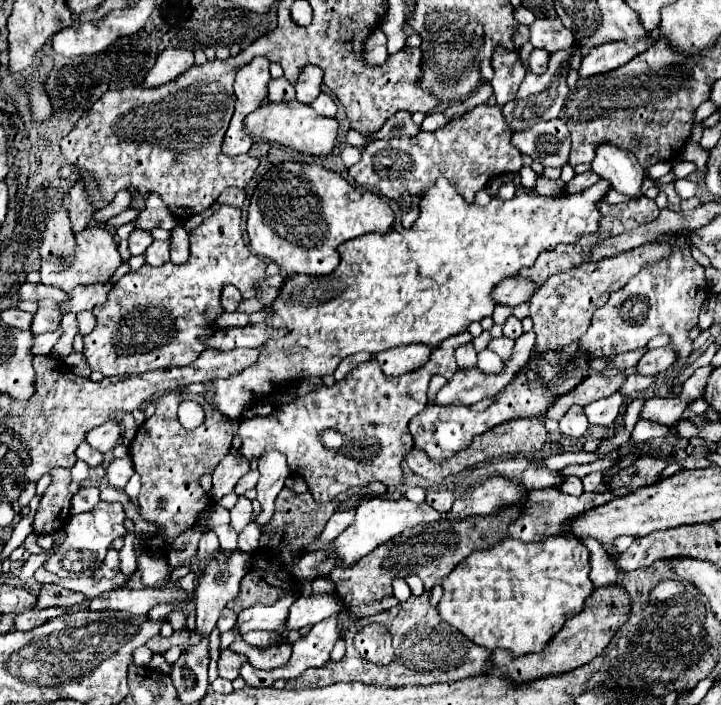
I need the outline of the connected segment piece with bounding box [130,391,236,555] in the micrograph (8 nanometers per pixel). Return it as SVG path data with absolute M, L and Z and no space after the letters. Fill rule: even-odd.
M170 391L156 399L156 407L156 413L144 421L144 425L132 439L130 457L134 461L136 473L140 473L142 477L142 489L138 495L142 517L158 527L158 533L146 537L144 547L150 555L164 555L182 531L192 529L196 525L202 511L214 507L212 497L200 487L198 479L200 475L210 473L210 469L214 469L228 453L236 427L202 395L182 395ZM184 399L194 399L206 413L204 423L194 431L188 431L178 423L176 409Z

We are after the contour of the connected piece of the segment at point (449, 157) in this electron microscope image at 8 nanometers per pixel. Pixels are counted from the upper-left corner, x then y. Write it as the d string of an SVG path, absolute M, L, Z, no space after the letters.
M478 105L462 117L448 121L434 133L418 133L414 137L380 139L362 149L362 159L348 169L350 177L362 187L380 191L384 197L396 203L404 201L404 191L412 195L412 207L402 211L402 225L410 229L420 215L418 195L432 187L438 177L446 177L466 203L474 201L474 195L482 191L488 179L500 173L518 173L522 167L522 153L510 143L512 129L502 117L500 107Z

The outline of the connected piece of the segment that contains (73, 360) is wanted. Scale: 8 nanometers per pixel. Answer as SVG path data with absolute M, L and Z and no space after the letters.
M73 350L64 361L68 367L72 369L72 372L75 375L80 375L81 377L90 377L92 370L86 364L82 353L78 353Z

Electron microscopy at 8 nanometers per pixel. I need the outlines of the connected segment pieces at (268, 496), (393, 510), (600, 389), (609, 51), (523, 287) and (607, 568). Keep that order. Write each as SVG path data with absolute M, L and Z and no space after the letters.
M266 451L258 459L258 471L260 471L260 479L256 485L258 491L256 499L262 505L258 525L264 525L274 513L274 499L282 491L284 481L290 475L290 469L286 465L286 455L282 451Z
M368 499L368 501L362 501L356 509L356 519L354 523L336 537L336 549L334 549L334 555L328 563L324 563L320 567L320 573L330 573L336 559L340 557L342 559L342 565L352 565L352 561L358 561L360 557L368 555L370 551L374 551L380 543L384 541L390 541L392 537L400 535L404 529L410 529L410 527L416 527L420 523L432 523L440 517L440 513L436 509L432 509L426 501L424 503L412 503L408 499L398 499L398 501L390 501L390 499Z
M604 371L600 375L590 375L588 379L584 379L578 387L574 387L572 391L560 395L556 399L556 403L550 407L548 411L548 417L550 419L562 419L564 413L570 409L570 405L588 405L596 399L602 399L602 397L608 397L612 395L620 385L622 381L626 379L626 375L622 371Z
M652 37L644 43L636 43L636 47L626 47L626 43L606 43L606 45L594 47L592 51L588 51L582 57L578 77L586 79L586 77L592 77L592 75L608 73L614 67L622 67L622 63L628 63L640 51L646 51L648 43L652 43Z
M504 279L502 283L498 283L492 289L490 295L496 301L496 305L516 307L520 303L530 301L534 291L536 291L536 287L532 287L532 283L528 283L526 279Z
M586 539L584 545L590 551L590 563L592 563L590 579L594 587L608 587L618 583L618 571L616 567L612 567L612 561L608 559L608 551L604 551L602 543L598 543L596 539Z

